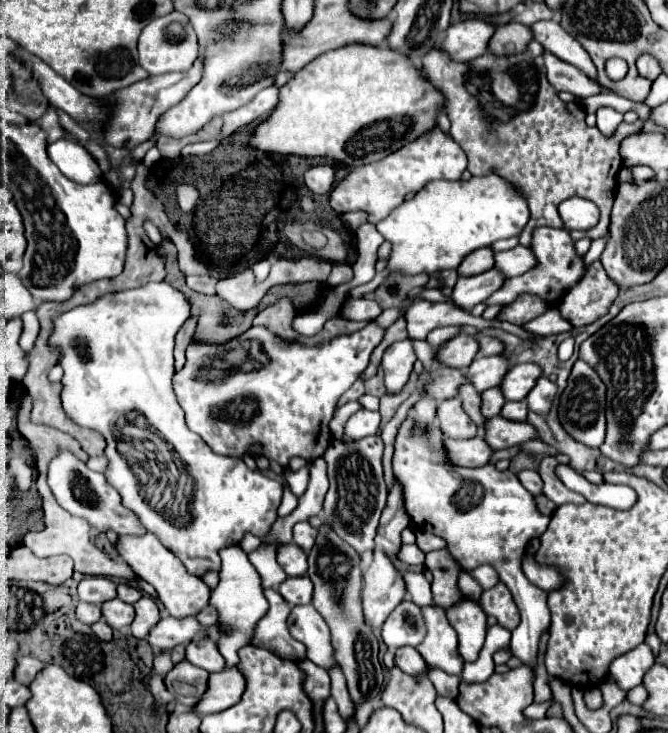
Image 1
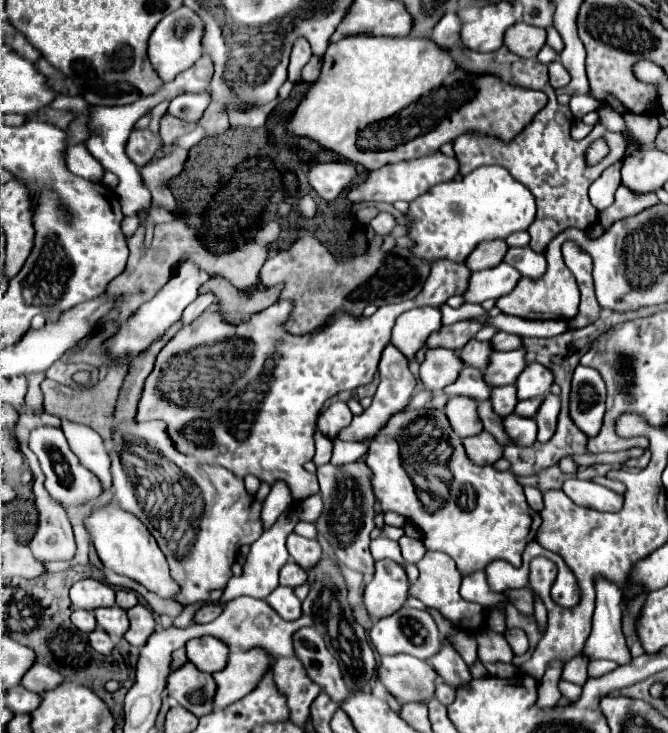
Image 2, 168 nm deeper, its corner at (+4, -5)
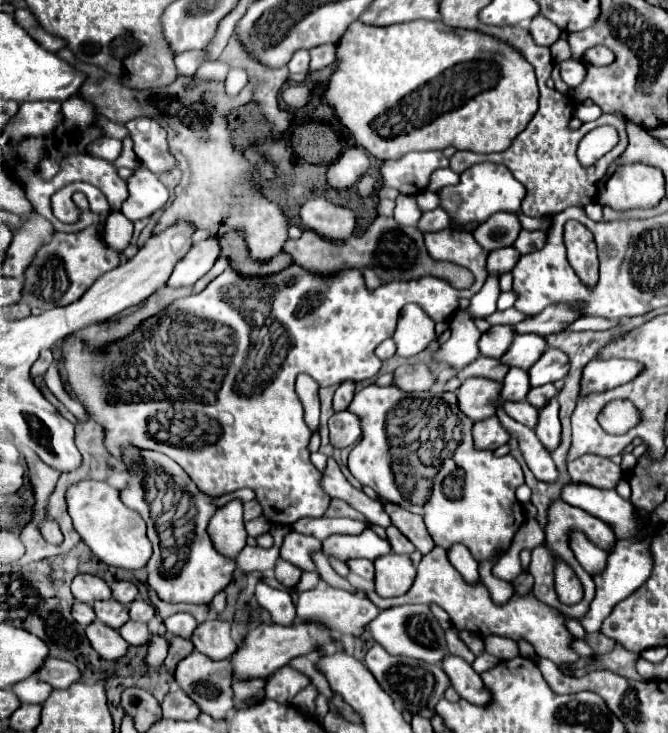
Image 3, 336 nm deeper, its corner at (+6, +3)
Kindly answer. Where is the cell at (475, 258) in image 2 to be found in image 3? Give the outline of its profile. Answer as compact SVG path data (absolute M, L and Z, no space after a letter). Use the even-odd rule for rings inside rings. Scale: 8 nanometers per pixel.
M497 212L497 216L491 216L491 220L487 220L487 224L481 224L473 236L477 240L477 244L487 250L499 250L505 246L511 246L517 236L521 232L517 214L507 214L507 212Z

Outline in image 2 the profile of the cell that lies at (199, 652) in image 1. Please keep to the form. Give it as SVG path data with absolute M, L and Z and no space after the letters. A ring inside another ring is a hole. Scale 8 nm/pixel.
M203 636L187 642L187 658L203 672L219 672L227 664L229 648L225 642L213 638L213 636Z

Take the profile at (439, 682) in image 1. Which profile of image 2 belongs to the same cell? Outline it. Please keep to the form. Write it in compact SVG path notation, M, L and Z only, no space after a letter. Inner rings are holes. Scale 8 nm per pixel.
M437 682L437 692L435 692L435 698L441 702L441 704L445 704L445 706L449 706L453 700L455 700L455 694L457 694L457 690L453 688L453 686L449 686L449 684L445 684L445 682Z

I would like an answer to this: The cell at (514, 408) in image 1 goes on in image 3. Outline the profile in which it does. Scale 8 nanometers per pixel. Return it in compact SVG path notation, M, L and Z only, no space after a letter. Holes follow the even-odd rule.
M545 384L545 386L539 386L539 388L531 388L525 400L535 408L543 408L549 402L549 398L553 398L555 394L557 394L555 386L553 384Z

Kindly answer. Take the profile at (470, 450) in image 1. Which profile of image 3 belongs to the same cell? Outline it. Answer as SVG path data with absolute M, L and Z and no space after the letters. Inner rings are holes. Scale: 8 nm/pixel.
M495 416L473 424L473 442L477 450L497 450L499 446L507 444L507 440L509 434L503 430Z

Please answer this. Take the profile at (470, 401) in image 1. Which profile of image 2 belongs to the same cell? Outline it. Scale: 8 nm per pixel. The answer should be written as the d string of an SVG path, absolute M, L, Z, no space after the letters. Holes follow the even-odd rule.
M489 400L479 402L479 418L481 418L485 430L487 430L489 434L493 434L499 444L503 444L503 446L511 444L511 442L509 442L509 436L505 436L505 428L501 428L501 420L503 420L503 418L493 412L493 406L491 406Z

